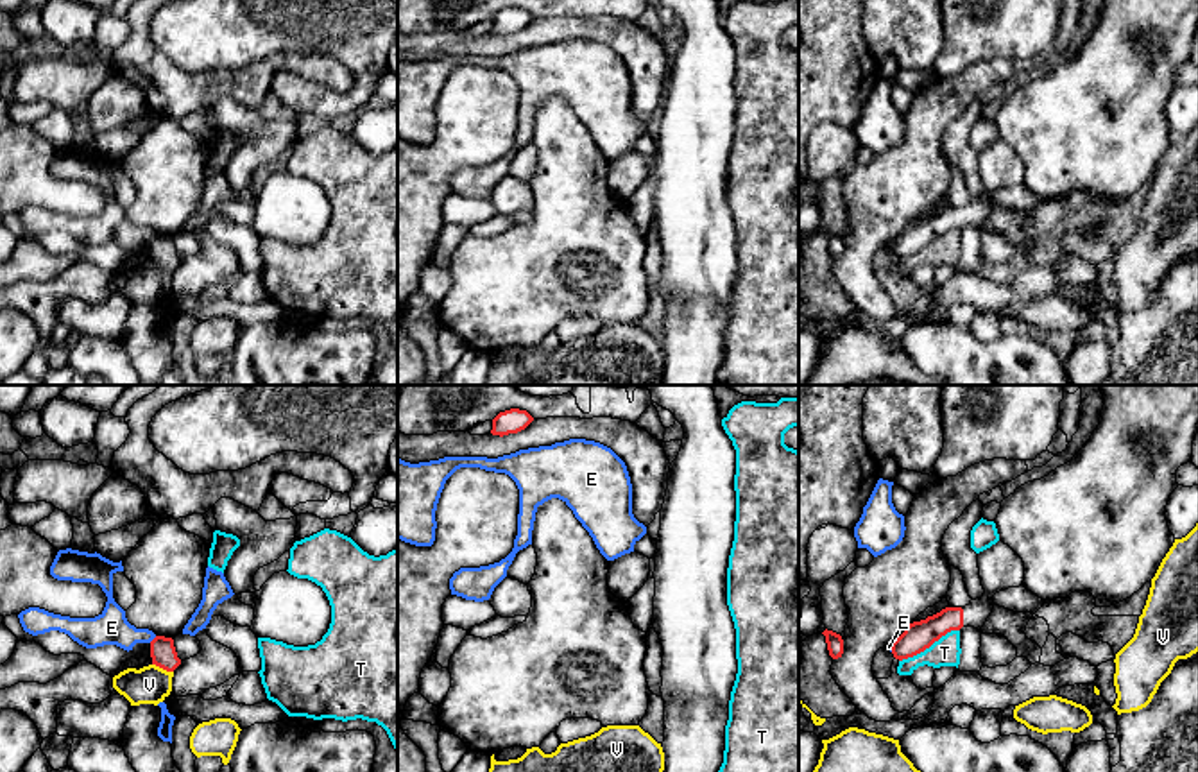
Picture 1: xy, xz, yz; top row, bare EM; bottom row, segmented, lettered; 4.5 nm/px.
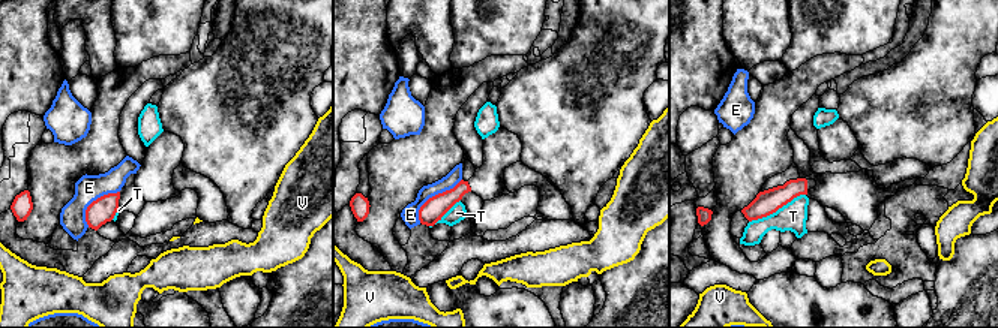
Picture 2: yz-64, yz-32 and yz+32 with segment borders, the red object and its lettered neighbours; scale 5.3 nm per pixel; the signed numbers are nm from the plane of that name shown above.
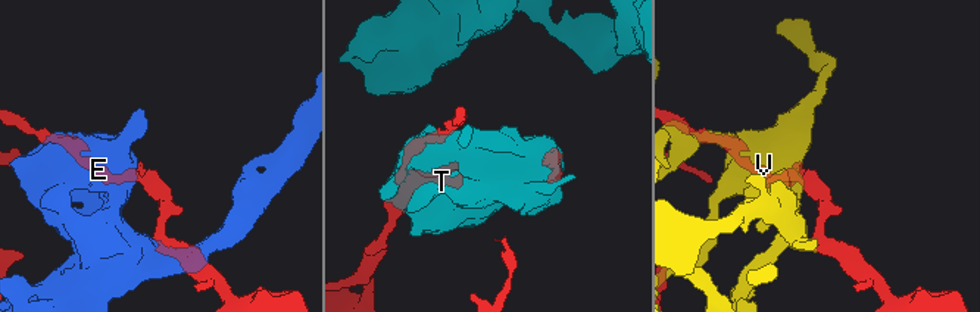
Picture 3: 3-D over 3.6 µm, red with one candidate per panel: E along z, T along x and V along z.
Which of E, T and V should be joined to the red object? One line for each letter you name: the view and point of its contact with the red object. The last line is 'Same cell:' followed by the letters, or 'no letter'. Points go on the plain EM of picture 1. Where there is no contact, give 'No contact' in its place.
Same cell: no letter

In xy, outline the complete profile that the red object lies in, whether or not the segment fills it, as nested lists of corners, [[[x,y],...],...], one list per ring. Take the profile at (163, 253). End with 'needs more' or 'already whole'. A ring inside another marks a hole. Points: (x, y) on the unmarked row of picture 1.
[[[156,235],[150,240],[150,256],[152,256],[152,263],[167,270],[174,270],[181,263],[181,258],[177,256],[174,245],[174,238],[165,235]]] | already whole

